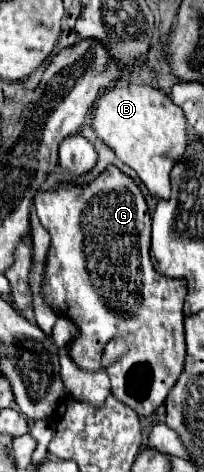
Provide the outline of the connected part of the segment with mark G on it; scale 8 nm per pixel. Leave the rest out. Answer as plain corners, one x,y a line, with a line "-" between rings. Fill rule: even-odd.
110,166
92,184
80,186
58,186
50,192
38,192
34,198
36,214
40,224
50,232
50,250
46,260
46,282
44,296
48,304
60,310
78,326
78,338
70,344
70,354
74,362
86,370
100,368
100,350
112,338
126,334
136,336
132,348
122,354
114,364
108,366
108,376
112,384
112,394
130,406
136,414
148,416
158,406
164,404
168,392
176,384
184,370
186,342
182,328
182,304
186,296
184,280
170,280
158,274
150,260
150,212
146,200
136,186
136,182
124,176
116,166

